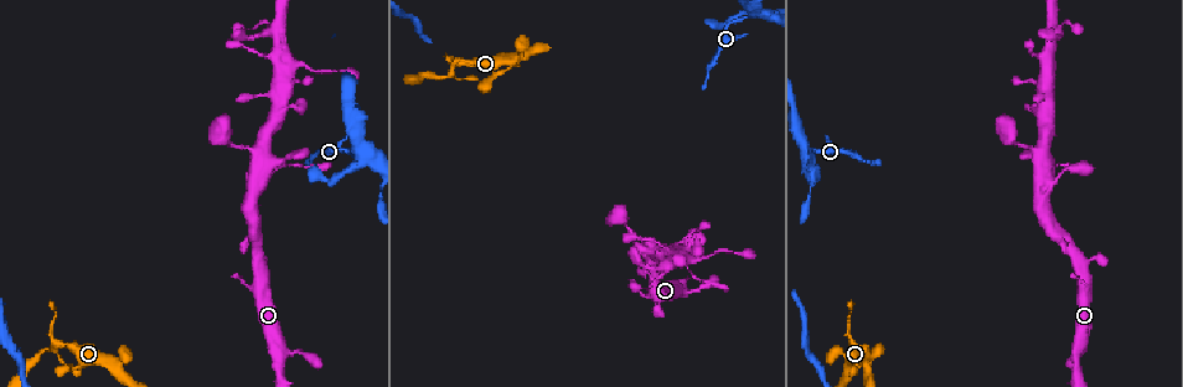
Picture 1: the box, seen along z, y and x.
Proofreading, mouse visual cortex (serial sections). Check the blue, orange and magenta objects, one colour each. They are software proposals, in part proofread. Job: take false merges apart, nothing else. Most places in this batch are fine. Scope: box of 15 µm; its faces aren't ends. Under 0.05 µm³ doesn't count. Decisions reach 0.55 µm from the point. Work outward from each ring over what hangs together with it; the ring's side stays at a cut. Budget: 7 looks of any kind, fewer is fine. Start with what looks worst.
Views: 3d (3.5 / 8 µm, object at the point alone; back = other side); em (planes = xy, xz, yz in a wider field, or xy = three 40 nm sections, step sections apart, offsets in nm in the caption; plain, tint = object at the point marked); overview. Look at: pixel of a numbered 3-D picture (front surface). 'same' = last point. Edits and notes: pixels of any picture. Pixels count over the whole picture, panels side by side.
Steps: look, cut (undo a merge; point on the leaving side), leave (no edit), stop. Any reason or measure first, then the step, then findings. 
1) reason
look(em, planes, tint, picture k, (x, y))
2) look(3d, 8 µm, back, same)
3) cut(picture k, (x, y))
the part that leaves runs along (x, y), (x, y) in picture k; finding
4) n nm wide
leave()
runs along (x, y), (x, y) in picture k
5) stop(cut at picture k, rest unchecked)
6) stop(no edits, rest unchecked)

a narrow waist
look(3d, 3.5 µm, picture 1, (443, 77))

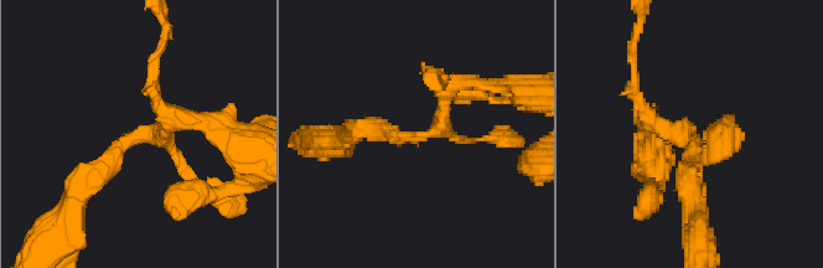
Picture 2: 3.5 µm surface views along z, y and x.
look(em, xy, step 3, tint, picture 2, (696, 138))

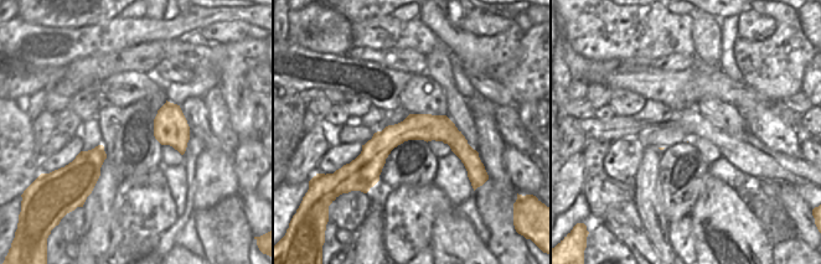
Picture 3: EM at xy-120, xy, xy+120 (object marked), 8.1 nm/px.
leave()
runs along (473, 155), (444, 130), (404, 130), (355, 162) in picture 3; all the same cell

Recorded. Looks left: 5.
look(3d, 3.5 µm, back, picture 1, (724, 21))

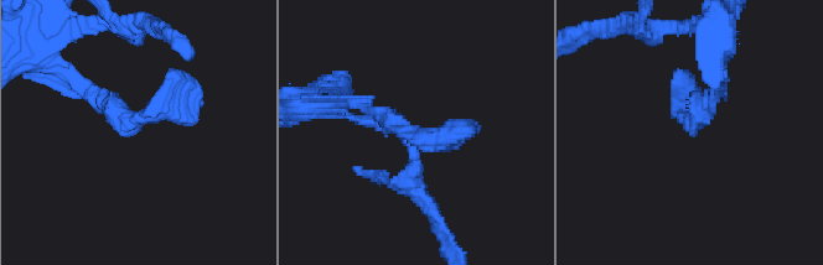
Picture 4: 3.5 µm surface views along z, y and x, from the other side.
now the EM
look(em, xy, step 1, tint, picture 4, (412, 132))

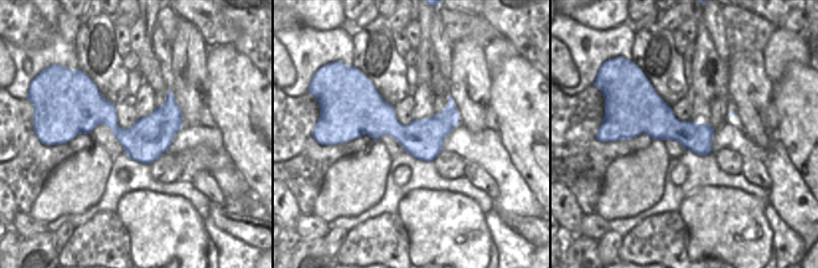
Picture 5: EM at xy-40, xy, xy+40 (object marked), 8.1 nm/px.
another direction
look(em, planes, tint, same)

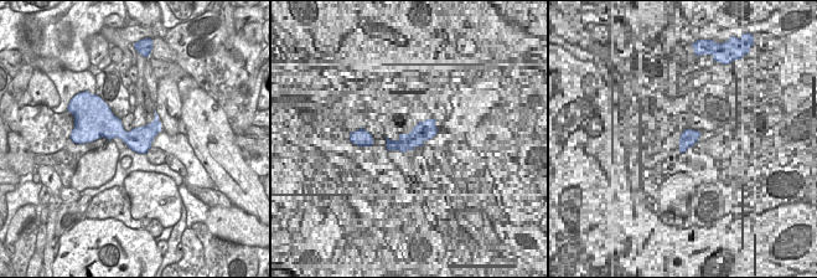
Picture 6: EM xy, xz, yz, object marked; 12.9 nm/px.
leave()
runs along (350, 104), (419, 139), (480, 126) in picture 4; one cell here

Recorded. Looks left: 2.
look(3d, 3.5 µm, picture 1, (837, 352))

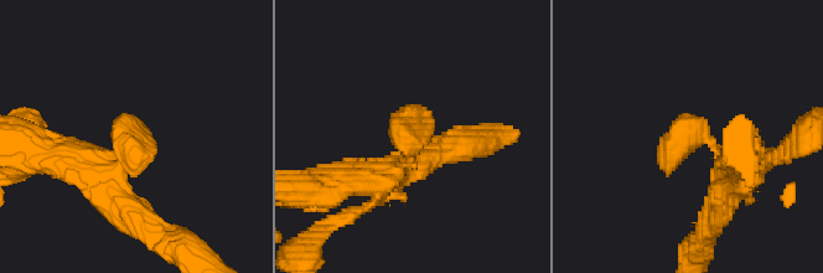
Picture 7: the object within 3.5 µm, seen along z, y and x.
look(em, xy, step 3, tint, picture 7, (132, 138))

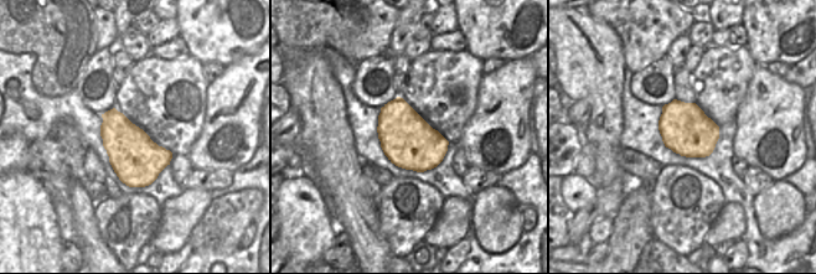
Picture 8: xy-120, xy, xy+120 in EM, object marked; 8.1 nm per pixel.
leave()
runs along (376, 178), (410, 159), (418, 114) in picture 7; one cell here

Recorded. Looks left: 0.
stop(no edits, rest unchecked)

